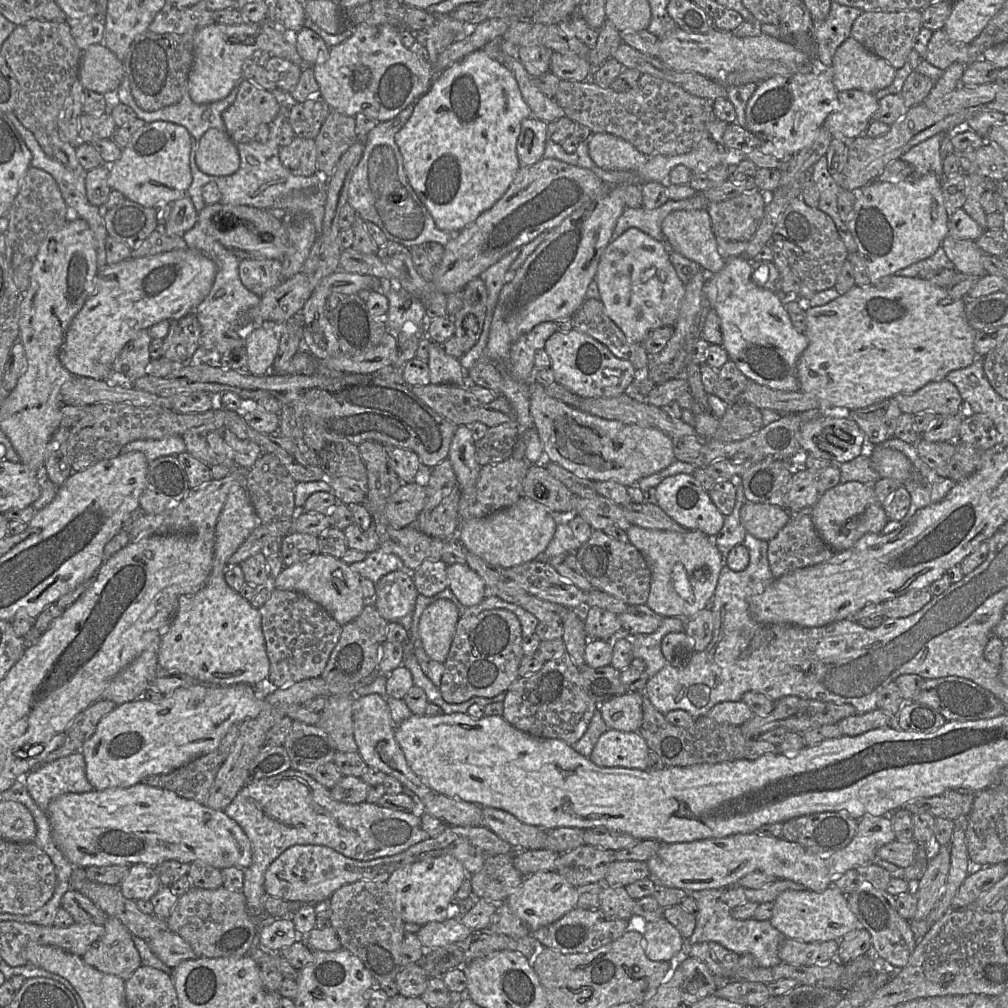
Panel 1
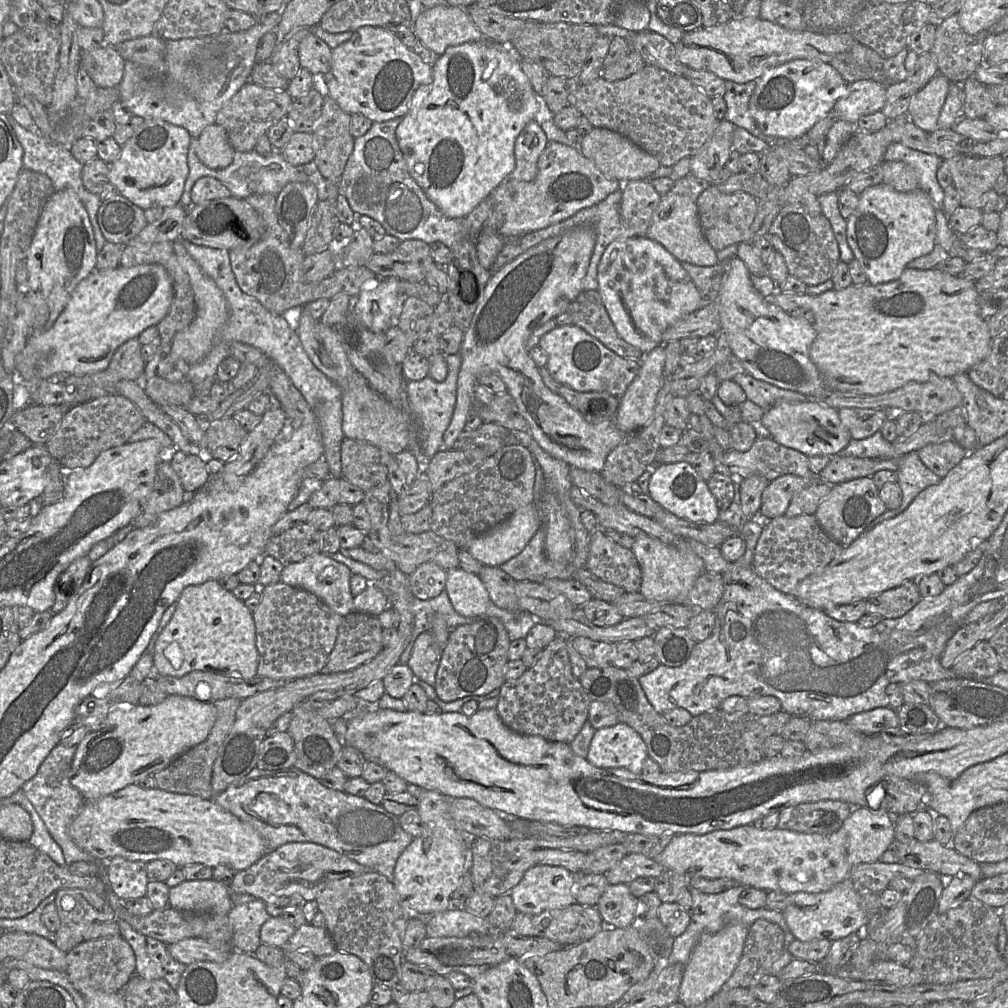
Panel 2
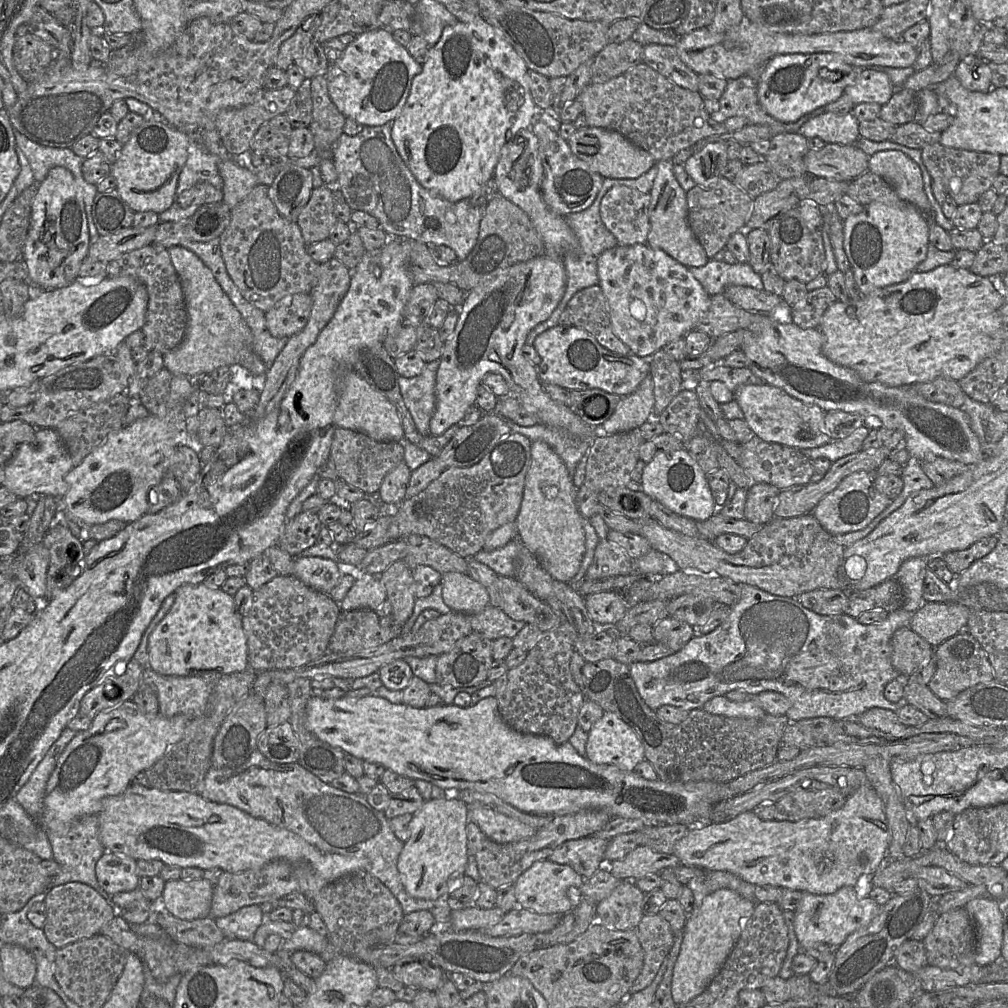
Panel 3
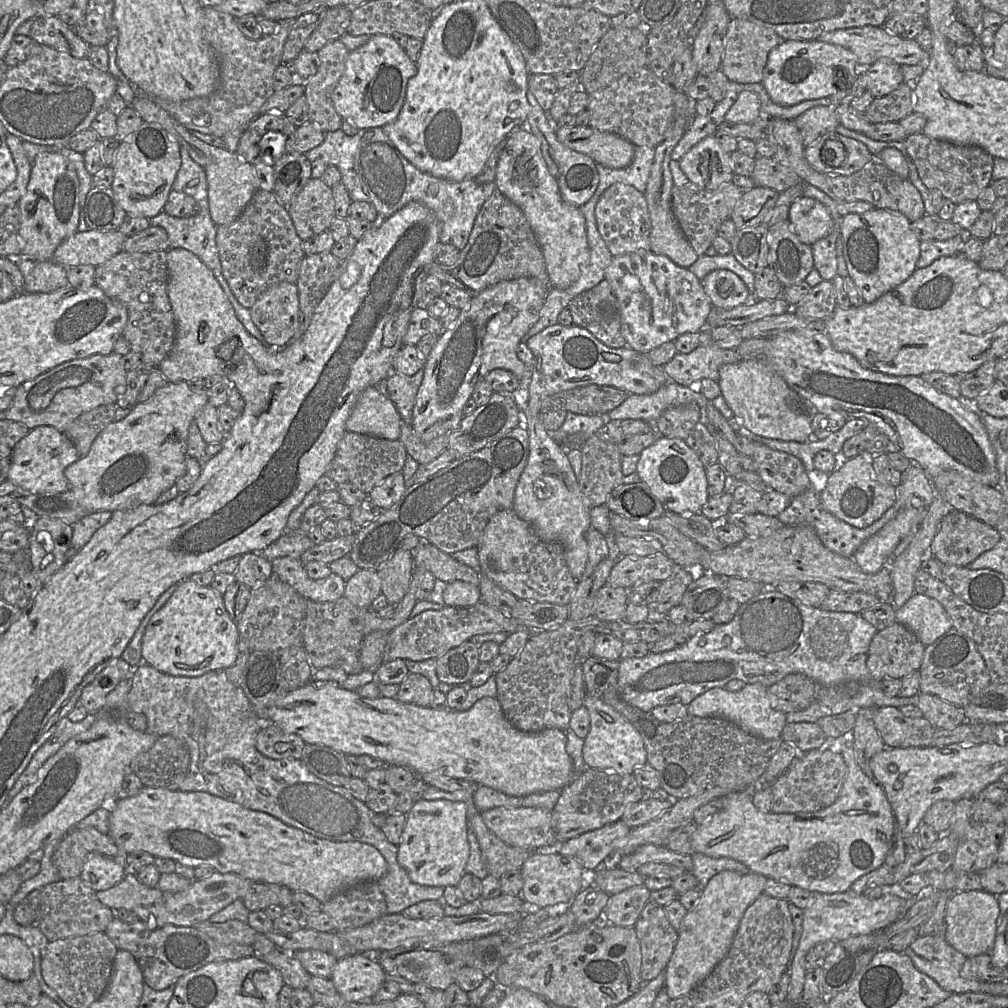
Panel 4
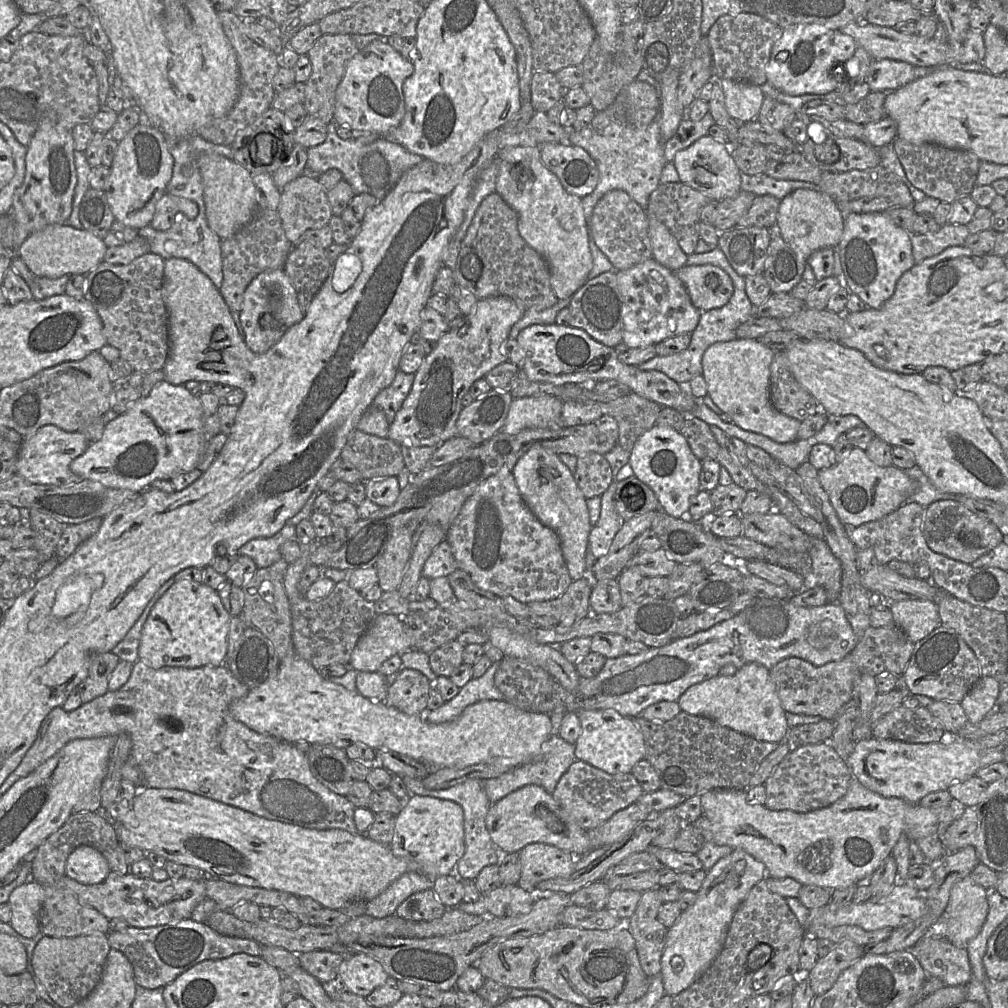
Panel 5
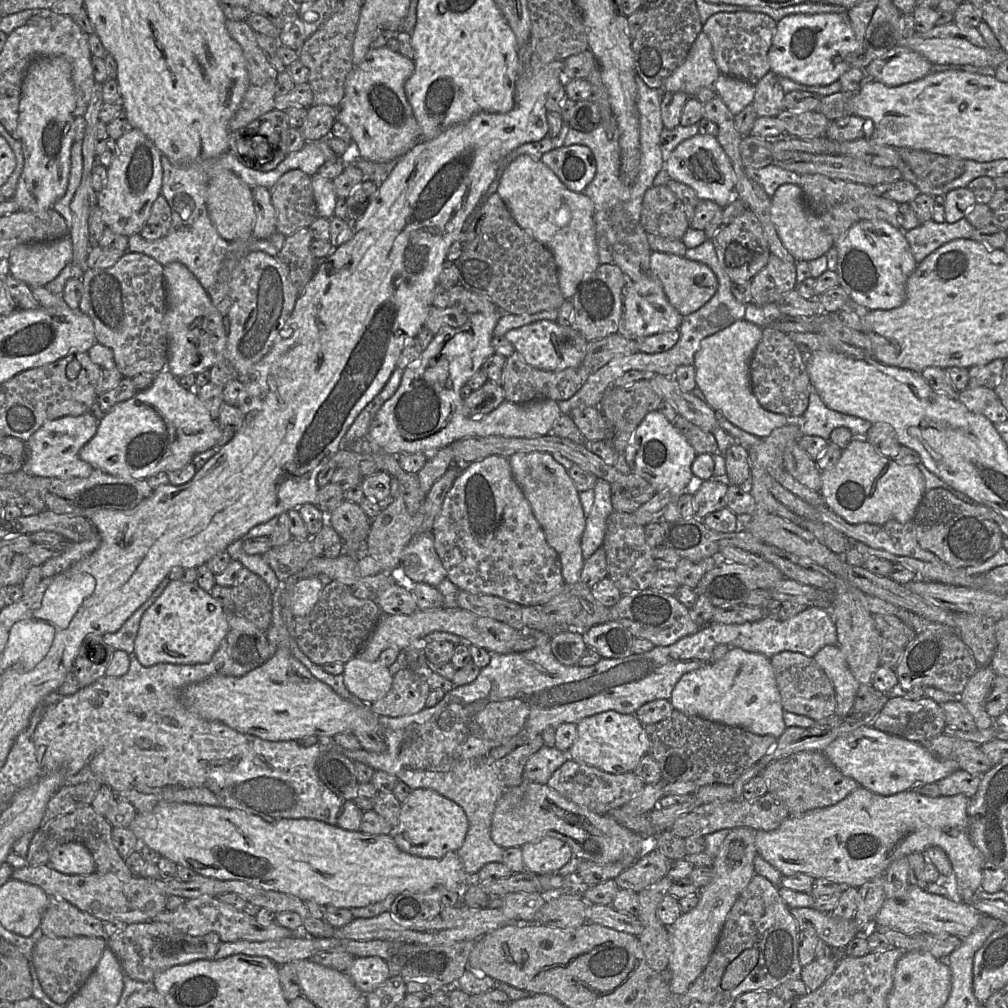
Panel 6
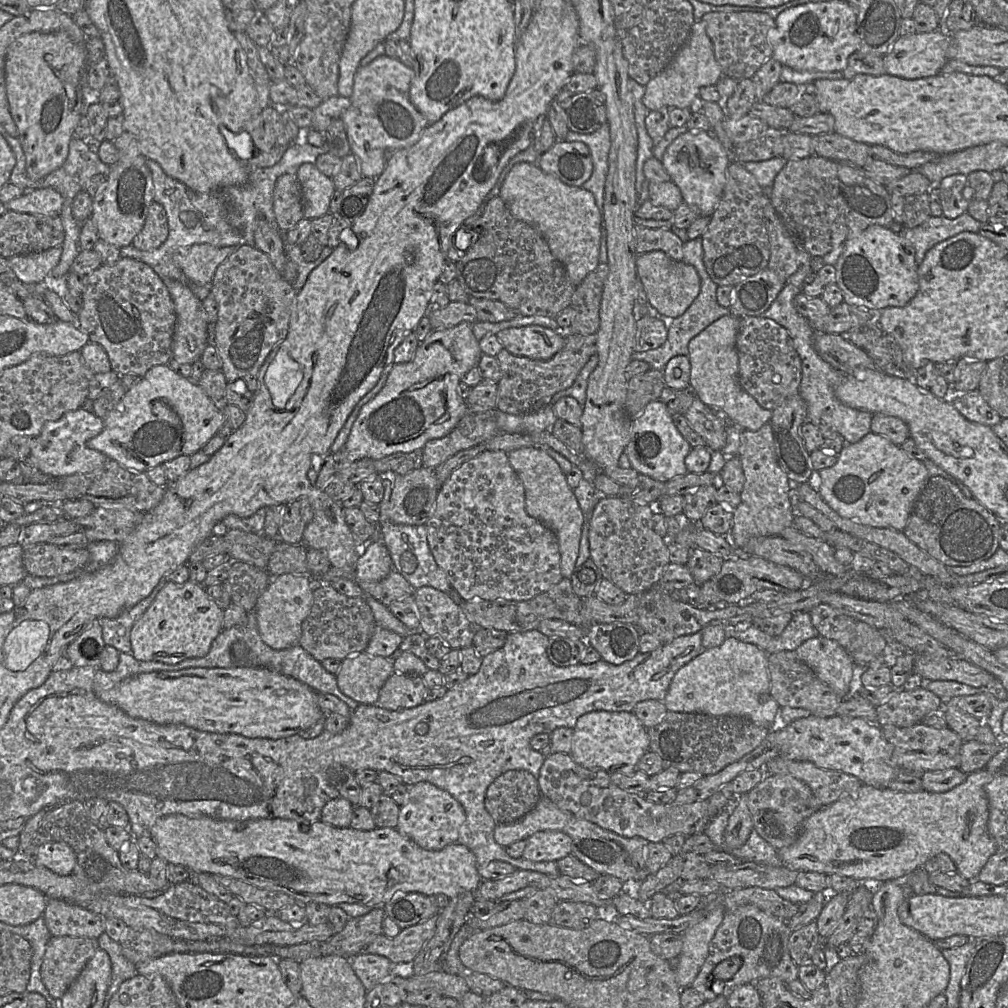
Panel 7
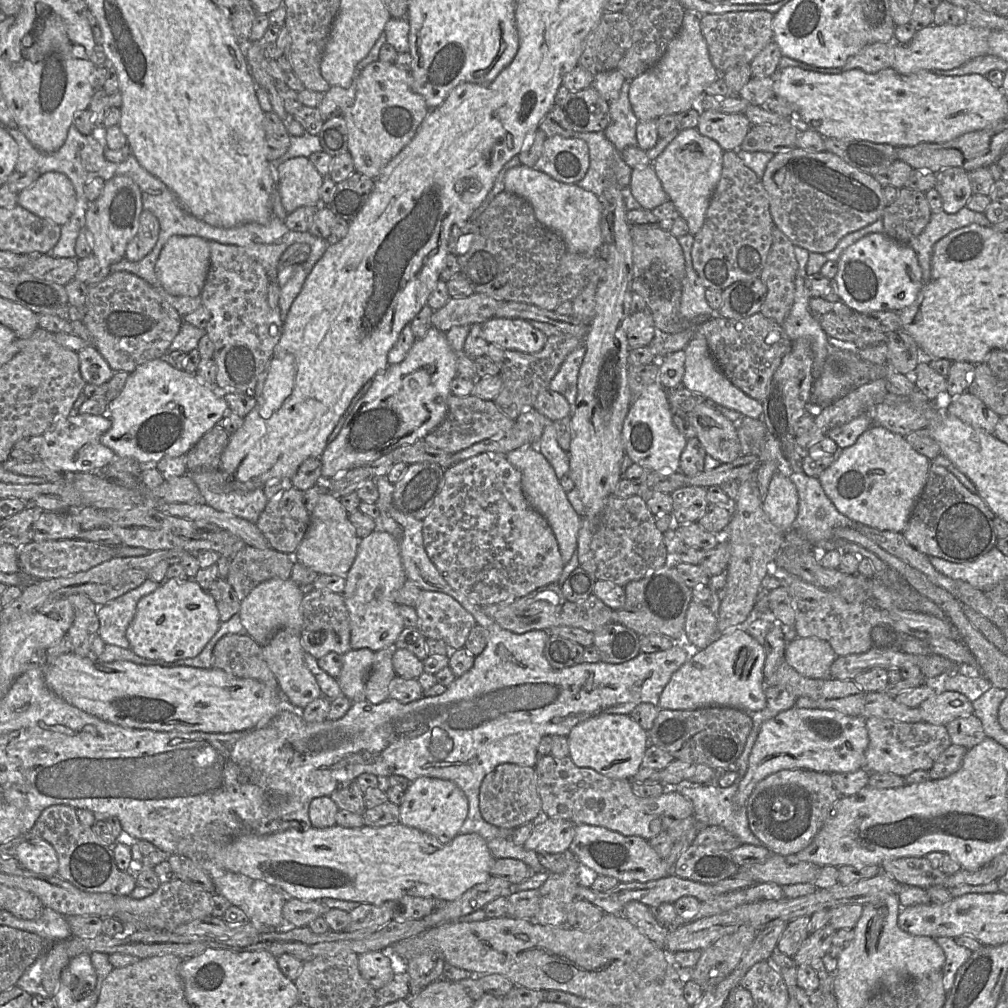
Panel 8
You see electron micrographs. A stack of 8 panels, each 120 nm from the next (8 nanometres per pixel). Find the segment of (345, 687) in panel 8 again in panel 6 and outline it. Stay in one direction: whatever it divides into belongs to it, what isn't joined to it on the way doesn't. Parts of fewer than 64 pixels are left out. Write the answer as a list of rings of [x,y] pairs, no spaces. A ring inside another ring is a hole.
[[[358,656],[344,664],[344,684],[351,694],[365,703],[382,699],[392,687],[393,675],[378,660],[369,662]]]

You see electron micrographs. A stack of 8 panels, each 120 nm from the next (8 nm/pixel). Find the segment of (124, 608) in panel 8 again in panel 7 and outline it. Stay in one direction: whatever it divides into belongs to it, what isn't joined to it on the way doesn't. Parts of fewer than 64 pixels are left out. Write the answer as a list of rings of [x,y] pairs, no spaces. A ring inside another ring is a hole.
[[[164,577],[151,594],[138,602],[132,608],[122,612],[116,618],[101,618],[102,634],[106,645],[113,646],[123,653],[131,653],[131,630],[148,607],[153,603],[158,593],[165,587],[168,580]]]

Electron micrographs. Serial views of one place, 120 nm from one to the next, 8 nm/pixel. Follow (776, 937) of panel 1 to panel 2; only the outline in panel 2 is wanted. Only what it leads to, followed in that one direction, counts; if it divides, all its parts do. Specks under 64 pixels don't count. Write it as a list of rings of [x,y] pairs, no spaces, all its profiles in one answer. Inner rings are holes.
[[[738,885],[724,892],[713,893],[713,894],[703,893],[696,888],[689,888],[694,903],[694,910],[692,915],[690,916],[690,922],[686,930],[681,935],[674,938],[672,952],[667,958],[667,963],[675,964],[680,962],[686,965],[686,963],[688,962],[691,956],[692,950],[697,944],[699,938],[704,934],[718,933],[727,925],[735,924],[735,923],[741,923],[744,926],[750,928],[750,926],[757,919],[765,919],[779,925],[784,933],[784,945],[783,945],[782,953],[779,959],[772,965],[771,968],[771,975],[775,975],[779,978],[781,971],[793,959],[793,956],[788,950],[788,947],[790,943],[793,942],[796,938],[791,933],[784,919],[784,916],[781,912],[770,910],[766,907],[762,907],[758,909],[749,909],[742,906],[739,903],[739,897],[744,888],[745,887],[743,885]]]

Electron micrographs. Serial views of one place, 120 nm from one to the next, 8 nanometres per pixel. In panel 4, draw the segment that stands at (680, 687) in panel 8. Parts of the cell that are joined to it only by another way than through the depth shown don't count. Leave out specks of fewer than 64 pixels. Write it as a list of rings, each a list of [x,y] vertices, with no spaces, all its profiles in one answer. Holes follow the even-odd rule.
[[[748,683],[741,690],[731,692],[724,687],[711,688],[687,705],[688,714],[699,717],[723,717],[742,730],[757,737],[772,740],[782,736],[787,724],[786,714],[775,707],[768,688],[761,683]]]

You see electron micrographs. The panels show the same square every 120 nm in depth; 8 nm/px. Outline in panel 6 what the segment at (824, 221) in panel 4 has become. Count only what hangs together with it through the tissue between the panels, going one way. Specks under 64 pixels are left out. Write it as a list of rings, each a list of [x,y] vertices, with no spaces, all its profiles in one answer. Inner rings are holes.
[[[782,184],[771,198],[770,219],[784,247],[796,261],[811,261],[834,247],[834,239],[824,222],[805,204],[803,192],[797,184]]]

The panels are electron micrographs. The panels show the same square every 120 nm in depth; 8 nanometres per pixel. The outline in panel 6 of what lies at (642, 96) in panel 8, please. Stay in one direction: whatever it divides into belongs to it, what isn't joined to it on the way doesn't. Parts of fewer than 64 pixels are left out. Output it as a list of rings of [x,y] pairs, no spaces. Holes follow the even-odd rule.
[[[702,31],[683,64],[664,81],[661,90],[663,93],[684,92],[695,97],[700,88],[713,85],[720,74],[714,60],[711,41]]]

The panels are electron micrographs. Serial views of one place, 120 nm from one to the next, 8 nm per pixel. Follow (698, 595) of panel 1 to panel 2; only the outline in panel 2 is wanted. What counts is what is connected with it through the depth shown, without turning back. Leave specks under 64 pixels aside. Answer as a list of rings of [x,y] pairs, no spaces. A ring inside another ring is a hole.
[[[636,537],[631,550],[642,571],[640,592],[650,600],[684,604],[696,580],[706,572],[704,561],[694,552],[680,552],[655,538]]]

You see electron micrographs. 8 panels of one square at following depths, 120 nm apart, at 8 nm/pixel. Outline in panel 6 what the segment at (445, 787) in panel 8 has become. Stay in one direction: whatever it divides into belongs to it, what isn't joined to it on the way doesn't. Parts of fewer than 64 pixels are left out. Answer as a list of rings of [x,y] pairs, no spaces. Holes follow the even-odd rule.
[[[419,788],[412,790],[401,804],[398,825],[392,837],[403,852],[422,858],[440,859],[449,852],[459,850],[468,827],[468,818],[460,805],[432,789]]]

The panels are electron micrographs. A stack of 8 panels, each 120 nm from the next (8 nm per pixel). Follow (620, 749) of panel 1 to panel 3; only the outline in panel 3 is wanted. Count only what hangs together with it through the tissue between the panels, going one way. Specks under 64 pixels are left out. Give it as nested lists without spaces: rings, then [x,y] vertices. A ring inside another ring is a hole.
[[[604,711],[588,732],[586,757],[597,765],[633,772],[645,760],[645,749],[634,730],[616,714]]]

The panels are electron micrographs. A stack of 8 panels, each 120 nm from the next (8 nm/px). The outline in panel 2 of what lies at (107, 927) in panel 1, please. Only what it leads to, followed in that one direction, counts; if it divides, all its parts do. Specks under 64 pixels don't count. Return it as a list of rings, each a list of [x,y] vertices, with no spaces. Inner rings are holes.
[[[121,934],[83,941],[66,953],[66,961],[65,973],[79,993],[93,990],[122,992],[136,970],[134,951]]]

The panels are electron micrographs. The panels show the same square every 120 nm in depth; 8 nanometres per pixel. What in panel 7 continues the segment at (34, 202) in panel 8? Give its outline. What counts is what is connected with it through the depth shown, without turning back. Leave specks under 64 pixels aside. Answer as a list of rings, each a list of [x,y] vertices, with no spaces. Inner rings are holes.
[[[47,187],[26,191],[20,197],[3,204],[7,211],[56,217],[60,216],[63,197],[55,189]]]

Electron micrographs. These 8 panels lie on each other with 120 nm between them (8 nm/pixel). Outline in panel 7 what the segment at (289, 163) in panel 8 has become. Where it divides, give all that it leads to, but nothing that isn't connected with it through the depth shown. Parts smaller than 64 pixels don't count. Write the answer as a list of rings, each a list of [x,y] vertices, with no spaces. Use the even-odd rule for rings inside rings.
[[[303,163],[296,173],[303,197],[304,217],[314,219],[329,213],[331,197],[336,190],[331,177],[323,174],[314,163]]]

